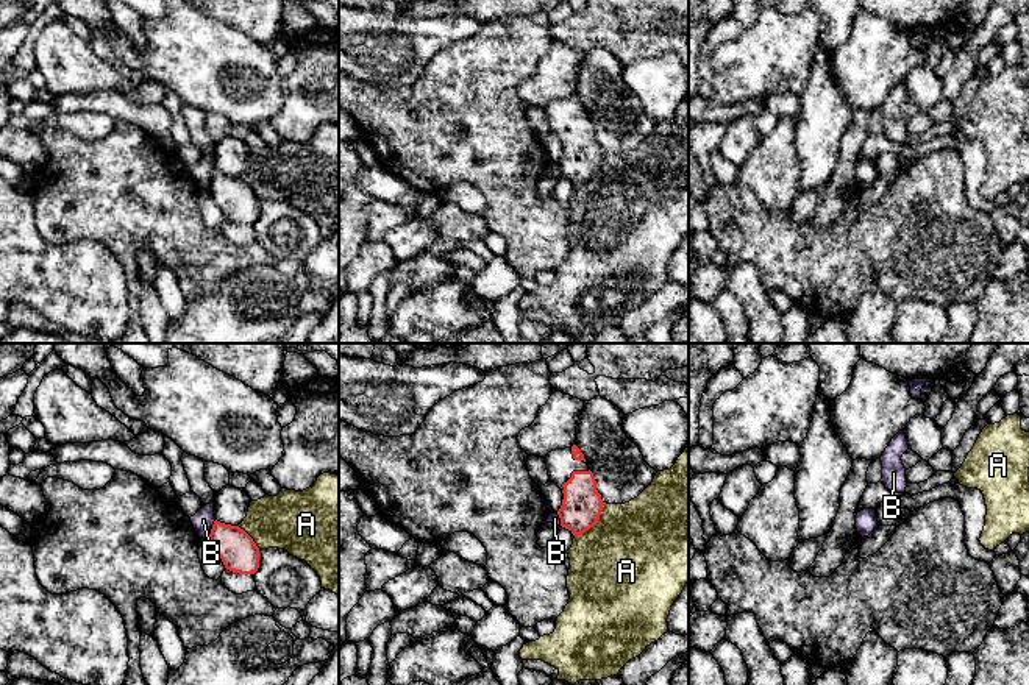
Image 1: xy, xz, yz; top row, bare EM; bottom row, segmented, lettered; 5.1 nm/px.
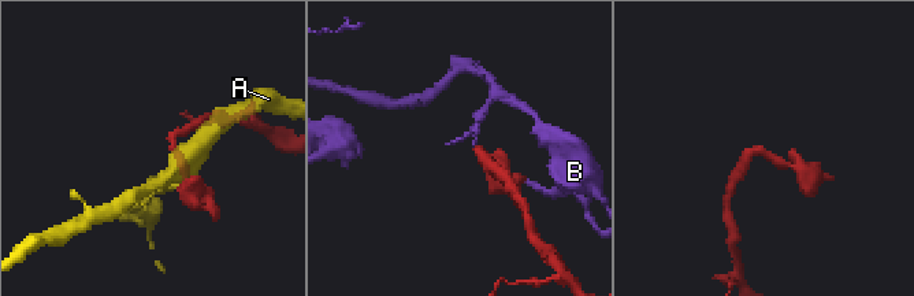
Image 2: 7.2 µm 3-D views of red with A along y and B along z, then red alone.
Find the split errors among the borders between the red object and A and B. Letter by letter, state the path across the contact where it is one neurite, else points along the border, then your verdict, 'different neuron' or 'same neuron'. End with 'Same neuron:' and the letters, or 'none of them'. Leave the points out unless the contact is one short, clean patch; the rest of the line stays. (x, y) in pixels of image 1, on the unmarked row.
A: different neuron
B: border xy (216, 170), (206, 188); different neuron
Same neuron: none of them

